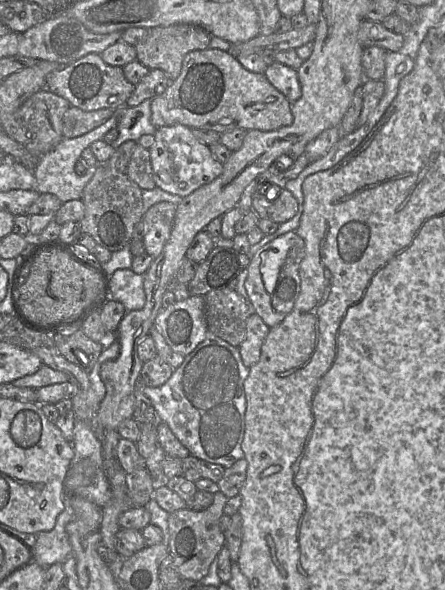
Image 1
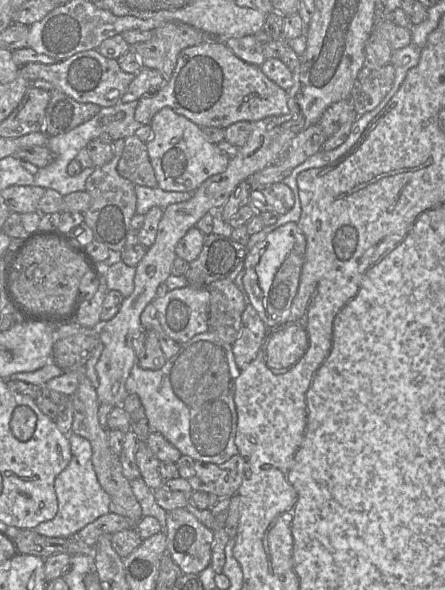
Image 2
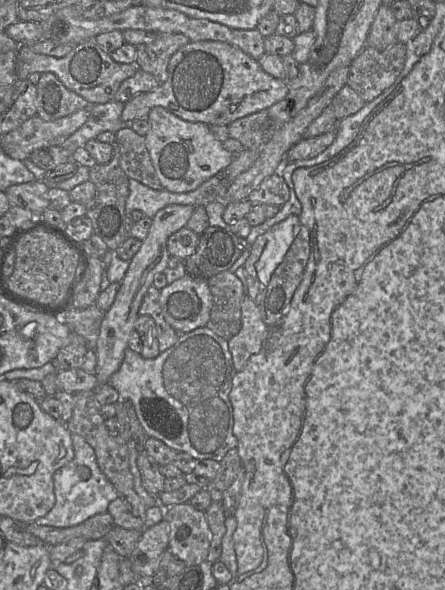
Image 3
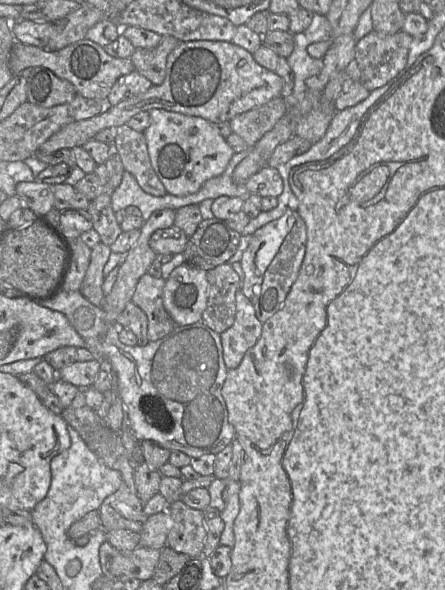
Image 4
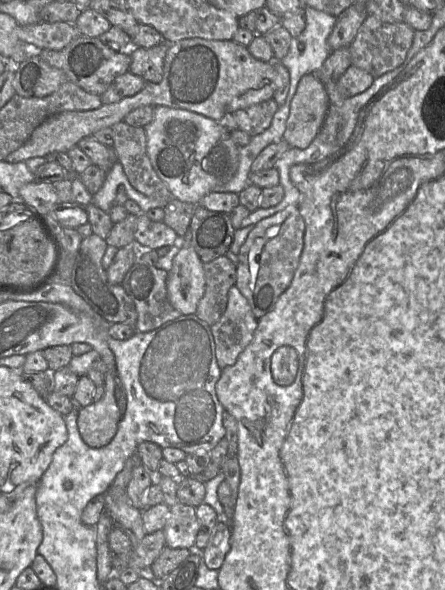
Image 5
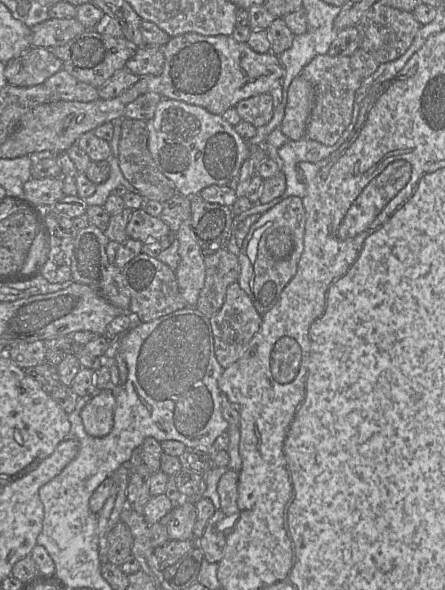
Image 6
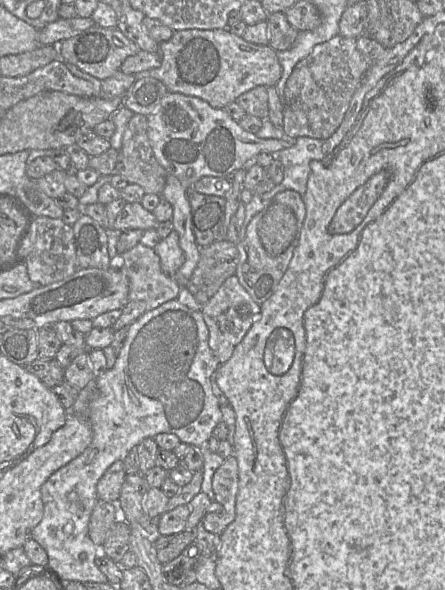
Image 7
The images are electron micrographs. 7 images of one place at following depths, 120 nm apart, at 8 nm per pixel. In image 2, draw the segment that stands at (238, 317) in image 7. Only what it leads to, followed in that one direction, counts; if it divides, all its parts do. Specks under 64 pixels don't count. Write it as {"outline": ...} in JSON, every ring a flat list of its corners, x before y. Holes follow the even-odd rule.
{"outline":[[251,304,246,305,242,314,241,333,232,344,235,362,244,369,257,356,267,335,267,326]]}

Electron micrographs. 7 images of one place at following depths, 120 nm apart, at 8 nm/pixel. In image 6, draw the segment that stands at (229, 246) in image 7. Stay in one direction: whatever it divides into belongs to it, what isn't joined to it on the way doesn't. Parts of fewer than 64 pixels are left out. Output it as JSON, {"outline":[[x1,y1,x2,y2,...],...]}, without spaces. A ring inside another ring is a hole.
{"outline":[[223,248,204,256,204,265,205,283,195,308,210,318,222,307,227,287,238,281,240,263,238,256]]}

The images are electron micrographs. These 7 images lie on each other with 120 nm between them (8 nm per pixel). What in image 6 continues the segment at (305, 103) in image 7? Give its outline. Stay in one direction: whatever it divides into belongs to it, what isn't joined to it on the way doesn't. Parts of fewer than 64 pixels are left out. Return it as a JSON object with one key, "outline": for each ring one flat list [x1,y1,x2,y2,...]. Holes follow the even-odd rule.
{"outline":[[317,55,303,67,298,76,308,80,315,90,314,105,305,138,324,145,335,144,351,122,356,91,362,82,351,68,350,56]]}

